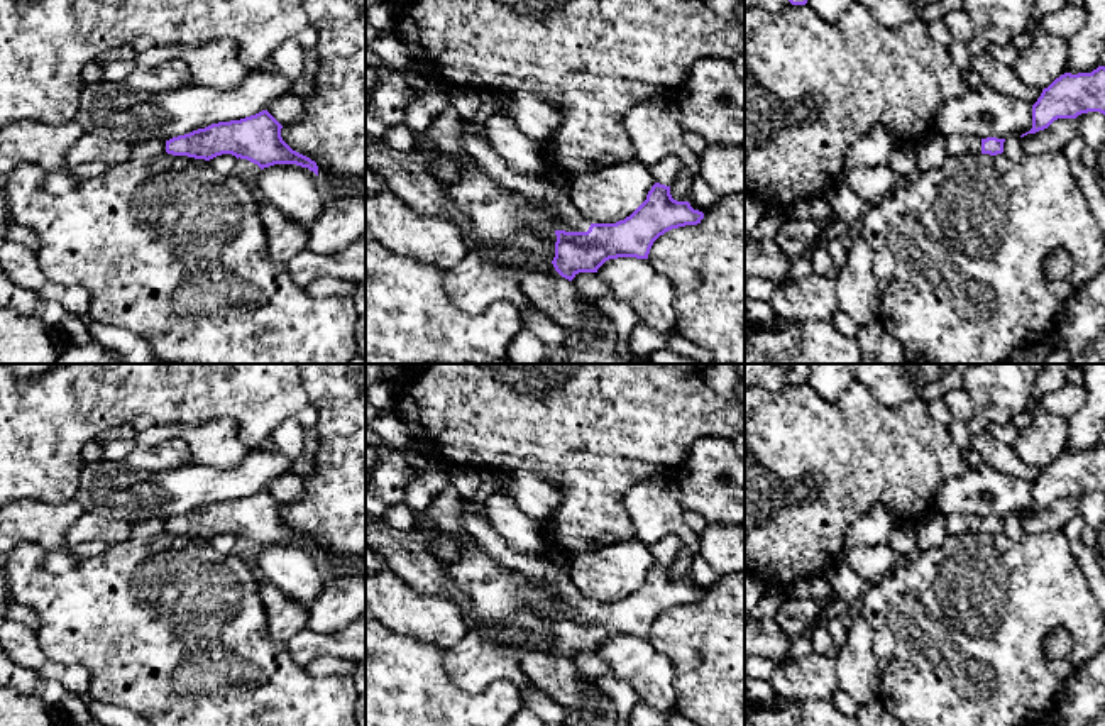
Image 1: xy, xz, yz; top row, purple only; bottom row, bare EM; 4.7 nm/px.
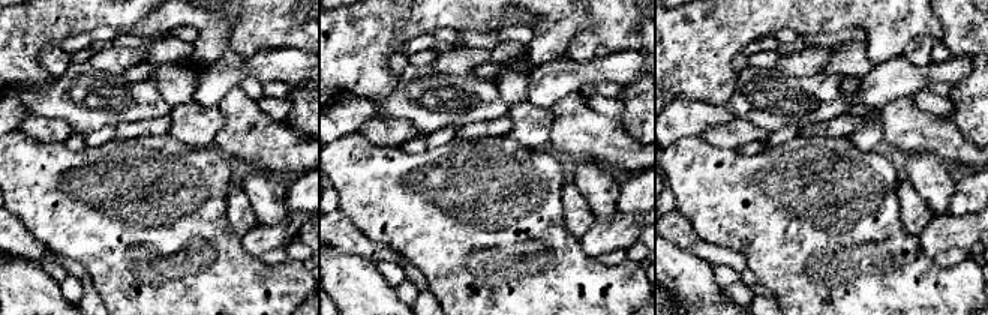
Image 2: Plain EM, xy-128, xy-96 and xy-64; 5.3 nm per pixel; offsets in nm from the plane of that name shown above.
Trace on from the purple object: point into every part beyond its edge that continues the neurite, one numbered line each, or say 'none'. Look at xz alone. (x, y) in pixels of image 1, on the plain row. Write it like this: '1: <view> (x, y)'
1: xz (533, 567)

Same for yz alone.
1: yz (956, 523)

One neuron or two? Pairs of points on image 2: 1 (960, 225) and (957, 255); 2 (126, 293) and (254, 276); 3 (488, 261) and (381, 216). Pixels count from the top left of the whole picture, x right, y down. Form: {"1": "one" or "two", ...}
{"1": "two", "2": "one", "3": "one"}

